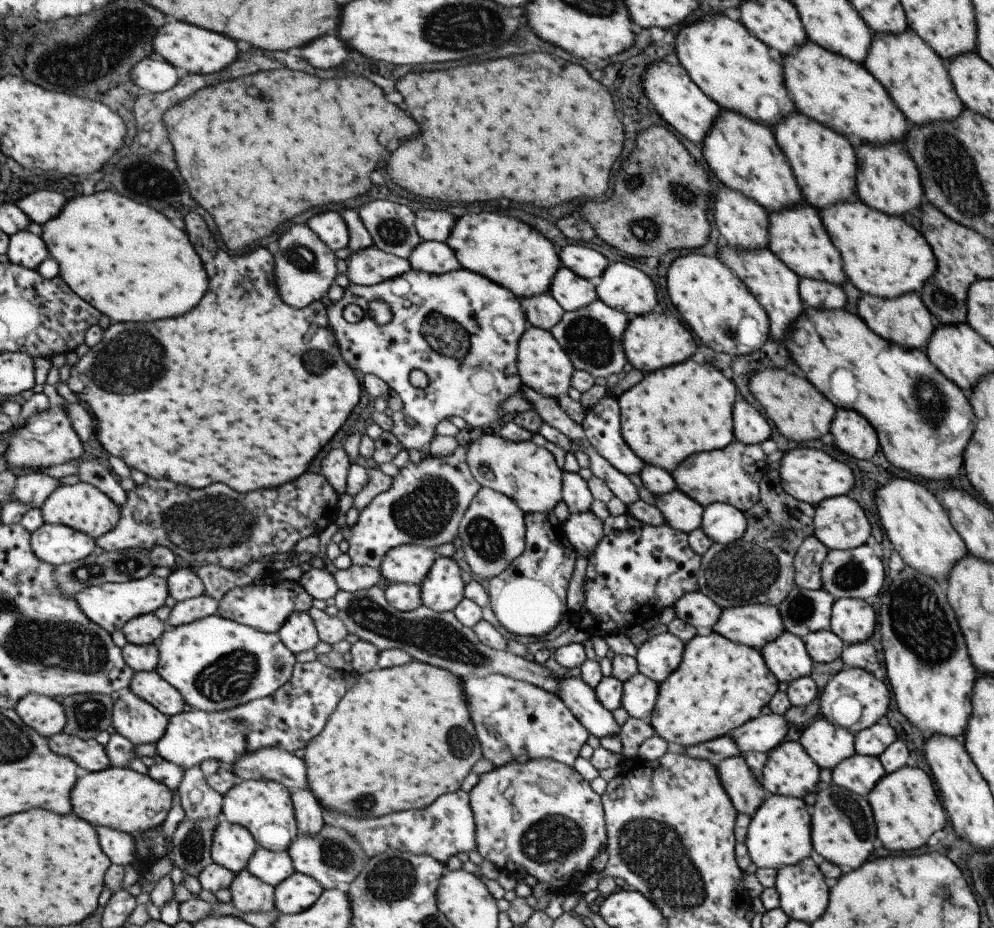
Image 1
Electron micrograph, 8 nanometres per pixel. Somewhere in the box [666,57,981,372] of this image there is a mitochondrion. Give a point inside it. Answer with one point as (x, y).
(941, 296)

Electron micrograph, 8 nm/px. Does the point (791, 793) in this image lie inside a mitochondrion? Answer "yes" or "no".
no

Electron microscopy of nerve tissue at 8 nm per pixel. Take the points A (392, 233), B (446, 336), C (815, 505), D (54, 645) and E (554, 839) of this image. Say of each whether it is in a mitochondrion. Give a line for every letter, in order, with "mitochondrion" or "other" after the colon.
A: mitochondrion
B: mitochondrion
C: other
D: mitochondrion
E: mitochondrion

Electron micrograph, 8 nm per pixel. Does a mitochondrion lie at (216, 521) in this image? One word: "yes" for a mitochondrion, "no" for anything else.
yes

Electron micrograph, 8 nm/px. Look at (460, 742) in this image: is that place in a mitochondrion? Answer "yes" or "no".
yes

